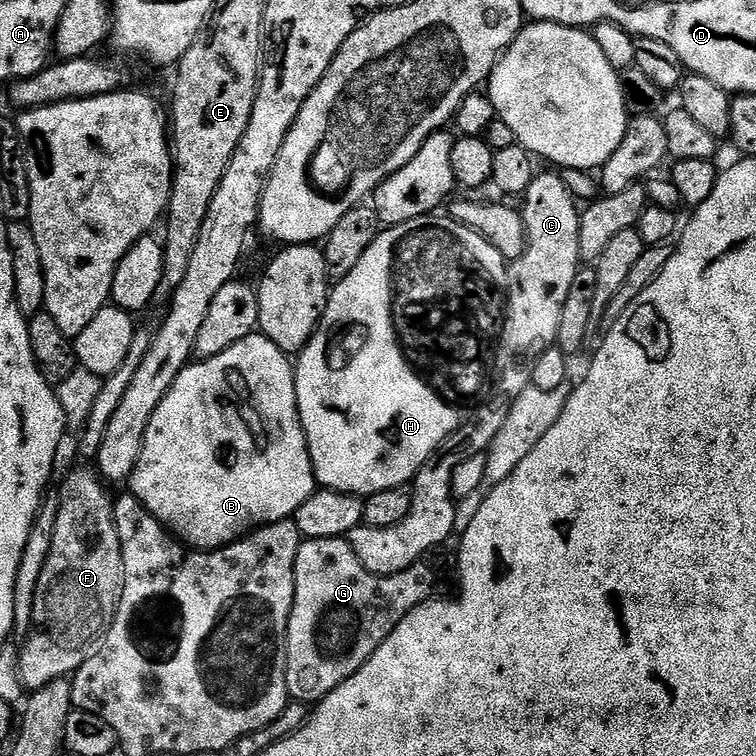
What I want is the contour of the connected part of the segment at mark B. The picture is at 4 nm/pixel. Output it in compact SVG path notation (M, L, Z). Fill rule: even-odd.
M253 334L242 338L242 342L234 342L230 350L222 350L222 354L214 358L189 363L188 367L182 370L182 374L178 374L174 386L170 386L166 398L162 398L158 410L154 410L154 418L150 418L150 426L142 442L142 454L130 477L131 484L131 495L135 496L138 502L142 502L145 510L158 523L163 524L177 540L193 550L225 548L241 536L247 536L257 528L263 528L265 524L277 524L283 520L293 519L298 506L302 506L306 498L315 494L318 485L312 469L312 459L308 453L308 443L304 437L304 428L300 425L300 411L296 401L296 374L289 353L278 350L278 346L274 346L274 342L270 342L270 338L263 334Z

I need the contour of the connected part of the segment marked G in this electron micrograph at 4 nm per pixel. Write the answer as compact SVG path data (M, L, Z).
M347 539L304 540L298 550L294 570L294 606L288 623L286 658L286 686L293 701L315 706L325 700L342 682L350 679L357 670L386 642L386 638L420 604L433 595L432 587L440 576L440 564L425 558L393 576L375 576L358 562Z

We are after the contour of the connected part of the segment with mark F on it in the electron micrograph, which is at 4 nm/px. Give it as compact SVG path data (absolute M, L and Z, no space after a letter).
M91 467L88 468L74 469L60 484L58 522L54 522L50 554L46 558L46 566L42 566L42 574L38 578L36 593L30 605L28 637L24 640L24 649L21 650L20 656L18 652L20 683L28 690L44 688L50 682L71 677L84 665L94 645L103 637L116 616L116 603L120 601L124 567L118 530L114 526L112 513L114 500L111 495L108 497L109 489L102 483L101 477Z

